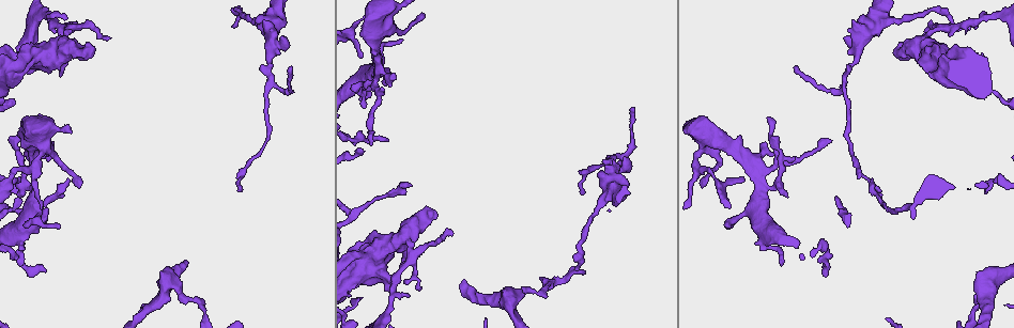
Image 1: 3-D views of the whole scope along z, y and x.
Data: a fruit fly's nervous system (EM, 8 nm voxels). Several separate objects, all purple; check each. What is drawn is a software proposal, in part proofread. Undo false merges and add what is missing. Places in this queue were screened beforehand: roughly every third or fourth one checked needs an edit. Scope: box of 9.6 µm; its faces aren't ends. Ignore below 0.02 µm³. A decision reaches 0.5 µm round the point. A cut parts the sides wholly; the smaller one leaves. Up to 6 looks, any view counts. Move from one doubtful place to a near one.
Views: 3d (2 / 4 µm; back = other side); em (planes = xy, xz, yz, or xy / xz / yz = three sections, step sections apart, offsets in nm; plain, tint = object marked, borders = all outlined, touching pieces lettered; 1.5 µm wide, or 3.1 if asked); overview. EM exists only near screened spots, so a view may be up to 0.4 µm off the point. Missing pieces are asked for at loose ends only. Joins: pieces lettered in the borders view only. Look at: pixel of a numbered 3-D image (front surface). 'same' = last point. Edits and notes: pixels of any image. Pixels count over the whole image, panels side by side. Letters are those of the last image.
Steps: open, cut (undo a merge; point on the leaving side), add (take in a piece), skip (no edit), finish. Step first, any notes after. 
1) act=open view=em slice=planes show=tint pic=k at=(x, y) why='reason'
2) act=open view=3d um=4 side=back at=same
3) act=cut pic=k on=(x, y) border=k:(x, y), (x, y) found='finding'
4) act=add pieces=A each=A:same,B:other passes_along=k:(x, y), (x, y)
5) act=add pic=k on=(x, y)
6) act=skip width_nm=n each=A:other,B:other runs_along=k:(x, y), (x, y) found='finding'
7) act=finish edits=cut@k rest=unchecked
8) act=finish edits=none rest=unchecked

act=open view=em slice=yz step=8 show=tint pic=1 at=(290, 69) why='tapers out'

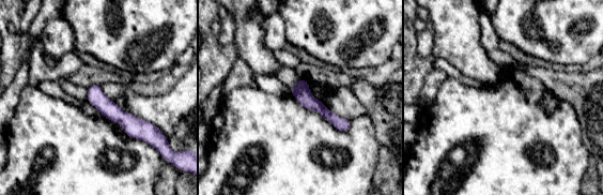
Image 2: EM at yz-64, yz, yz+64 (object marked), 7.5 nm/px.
act=open view=em slice=planes show=borders at=same why='another direction'

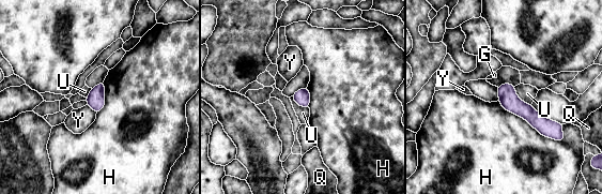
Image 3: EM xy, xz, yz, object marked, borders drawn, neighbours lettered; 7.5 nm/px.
act=skip each=G:other,H:other,Q:other,U:other,Y:other runs_along=3:(500, 88), (557, 137) found='no lettered piece goes on from it'

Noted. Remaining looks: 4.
act=open view=3d um=4 pic=1 at=(582, 191) why='an open end'

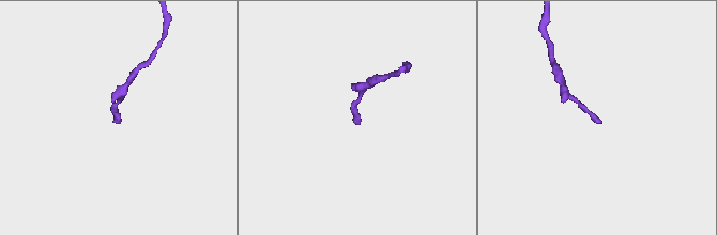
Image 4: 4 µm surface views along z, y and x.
act=open view=em slice=yz step=4 show=tint pic=4 at=(601, 122)

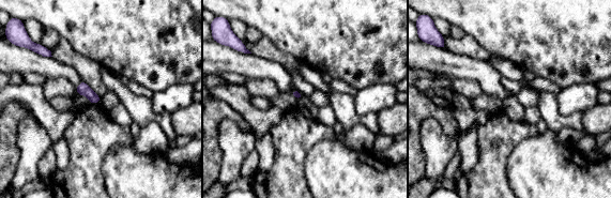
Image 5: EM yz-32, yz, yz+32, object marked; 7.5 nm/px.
act=open view=em slice=planes show=borders at=same why='another direction'

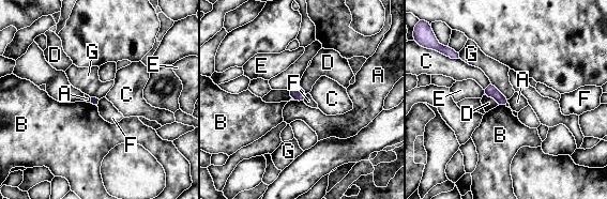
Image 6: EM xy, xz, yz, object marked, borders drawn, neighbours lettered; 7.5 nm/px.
act=skip each=A:other,B:other,C:other,D:other,E:other,F:other,G:other border=6:(292, 100), (303, 102) found='none of them fits'

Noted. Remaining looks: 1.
act=finish edits=none rest=unchecked

